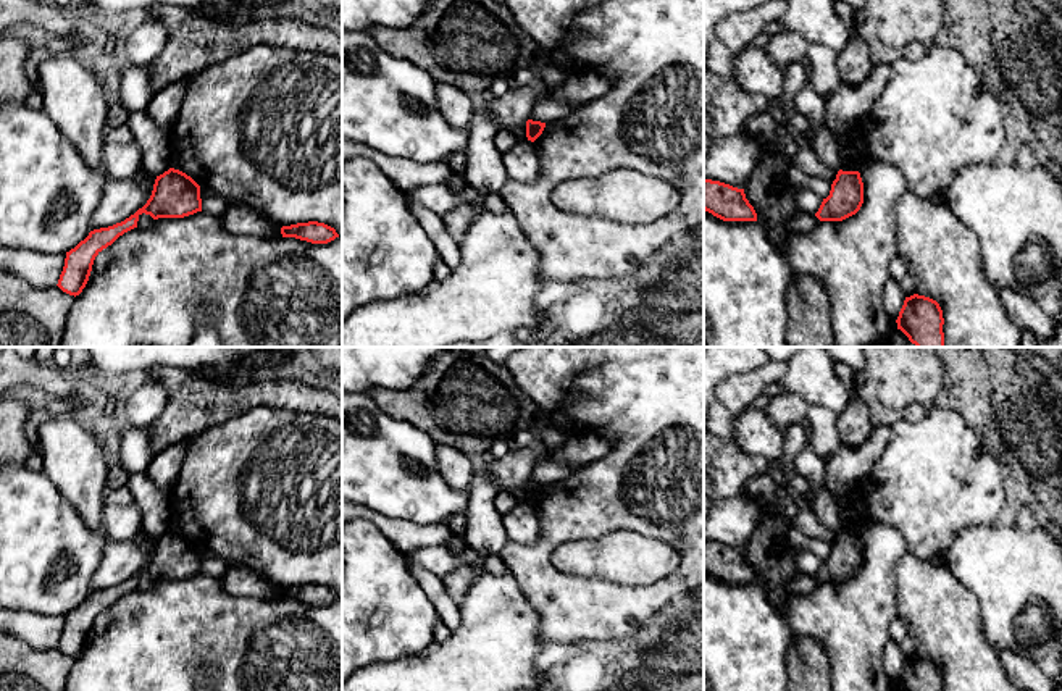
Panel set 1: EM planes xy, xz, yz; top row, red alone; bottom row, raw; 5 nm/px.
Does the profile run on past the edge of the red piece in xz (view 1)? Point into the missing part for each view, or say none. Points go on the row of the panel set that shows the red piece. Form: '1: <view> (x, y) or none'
1: none

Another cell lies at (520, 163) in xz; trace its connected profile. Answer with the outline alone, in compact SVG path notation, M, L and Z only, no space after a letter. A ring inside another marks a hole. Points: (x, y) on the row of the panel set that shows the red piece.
M531 140L518 142L502 155L508 179L531 182L539 176L539 161Z

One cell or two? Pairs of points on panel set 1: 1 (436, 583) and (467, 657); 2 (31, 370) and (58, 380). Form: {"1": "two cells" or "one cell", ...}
{"1": "two cells", "2": "one cell"}

